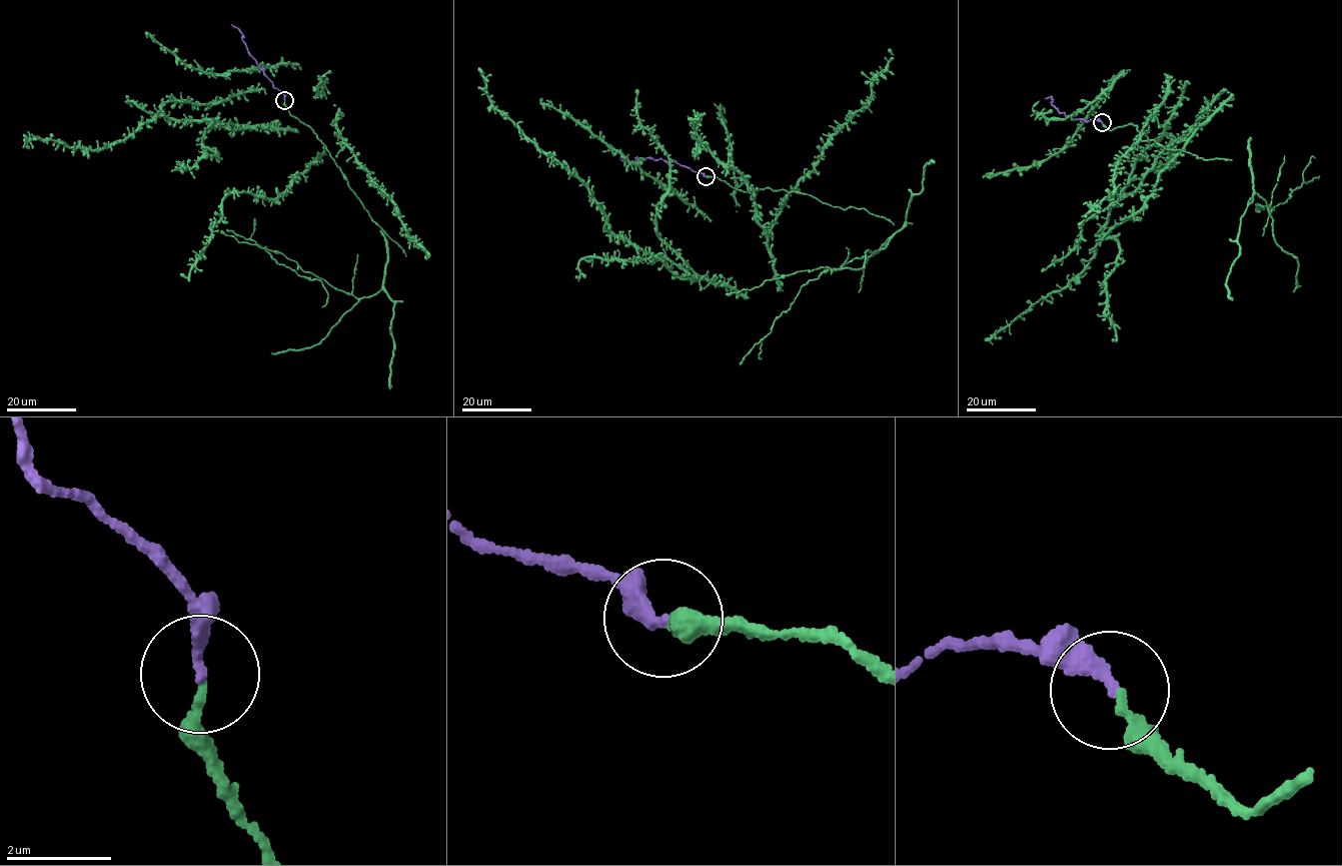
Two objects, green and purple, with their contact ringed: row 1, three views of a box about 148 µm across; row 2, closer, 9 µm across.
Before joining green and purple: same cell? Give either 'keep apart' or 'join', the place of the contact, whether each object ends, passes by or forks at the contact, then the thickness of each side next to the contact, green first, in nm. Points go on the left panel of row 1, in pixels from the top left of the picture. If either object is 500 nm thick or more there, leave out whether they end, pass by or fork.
join; place (284, 100); green ends; purple ends; calibres 200 and 280 nm

